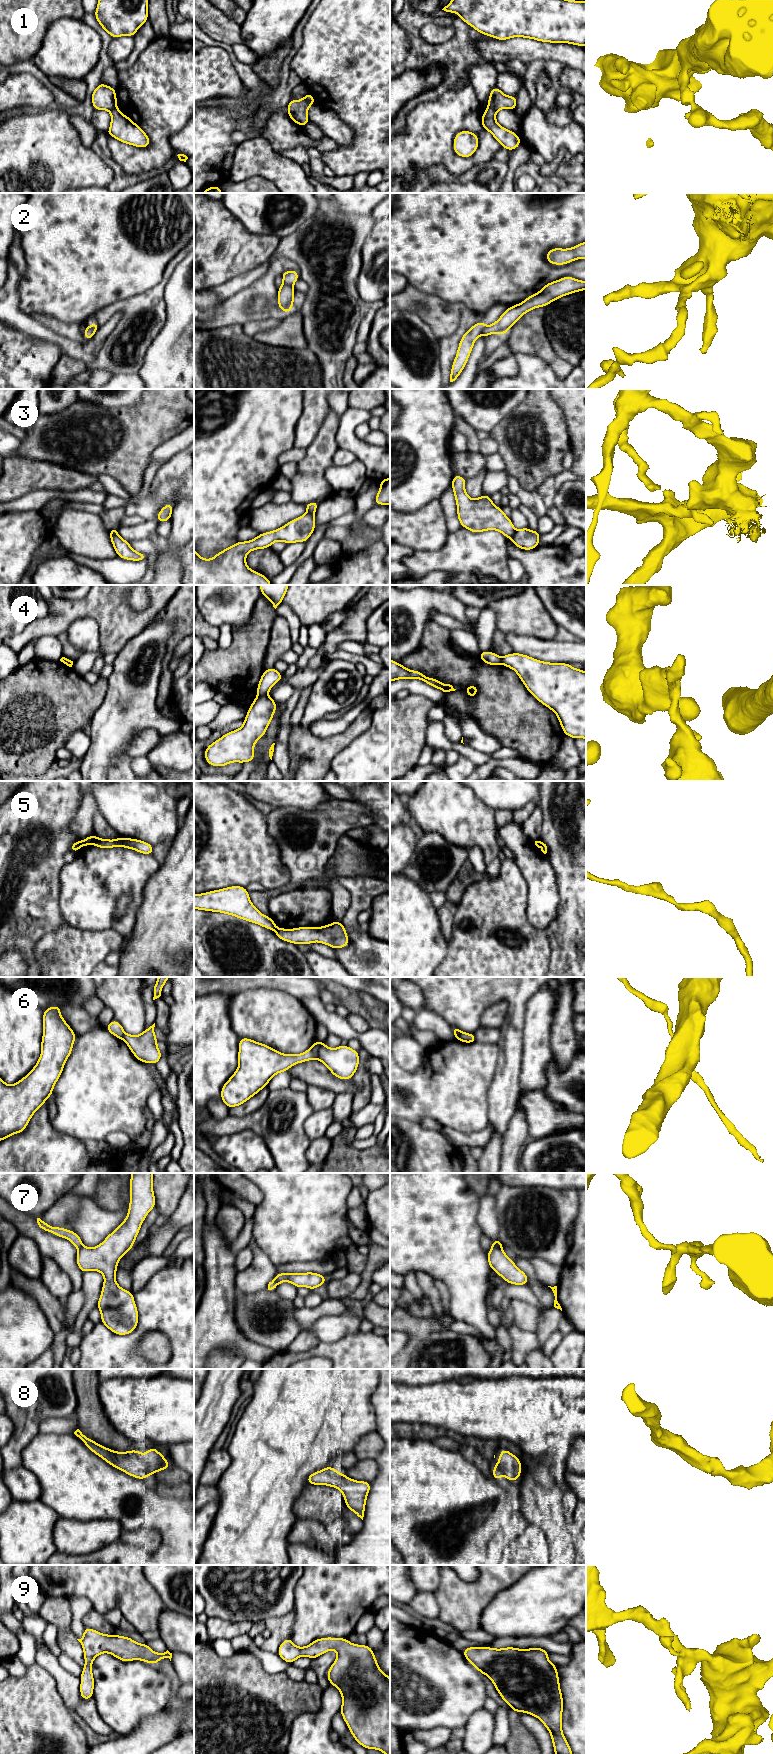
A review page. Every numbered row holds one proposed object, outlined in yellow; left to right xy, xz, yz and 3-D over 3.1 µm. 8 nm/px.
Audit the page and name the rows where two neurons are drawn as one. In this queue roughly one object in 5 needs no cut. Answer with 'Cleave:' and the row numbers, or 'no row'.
Cleave: 1, 2, 3, 4, 5, 6, 7

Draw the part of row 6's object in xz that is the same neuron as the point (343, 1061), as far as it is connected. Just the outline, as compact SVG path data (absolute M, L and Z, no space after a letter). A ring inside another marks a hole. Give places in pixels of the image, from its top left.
M323 1042L319 1049L318 1060L325 1064L335 1077L347 1080L353 1078L359 1066L359 1053L347 1045L328 1048Z

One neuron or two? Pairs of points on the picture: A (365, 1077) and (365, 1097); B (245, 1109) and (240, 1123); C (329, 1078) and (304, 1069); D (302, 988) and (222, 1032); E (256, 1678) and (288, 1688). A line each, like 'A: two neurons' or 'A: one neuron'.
A: one neuron
B: two neurons
C: one neuron
D: two neurons
E: one neuron

